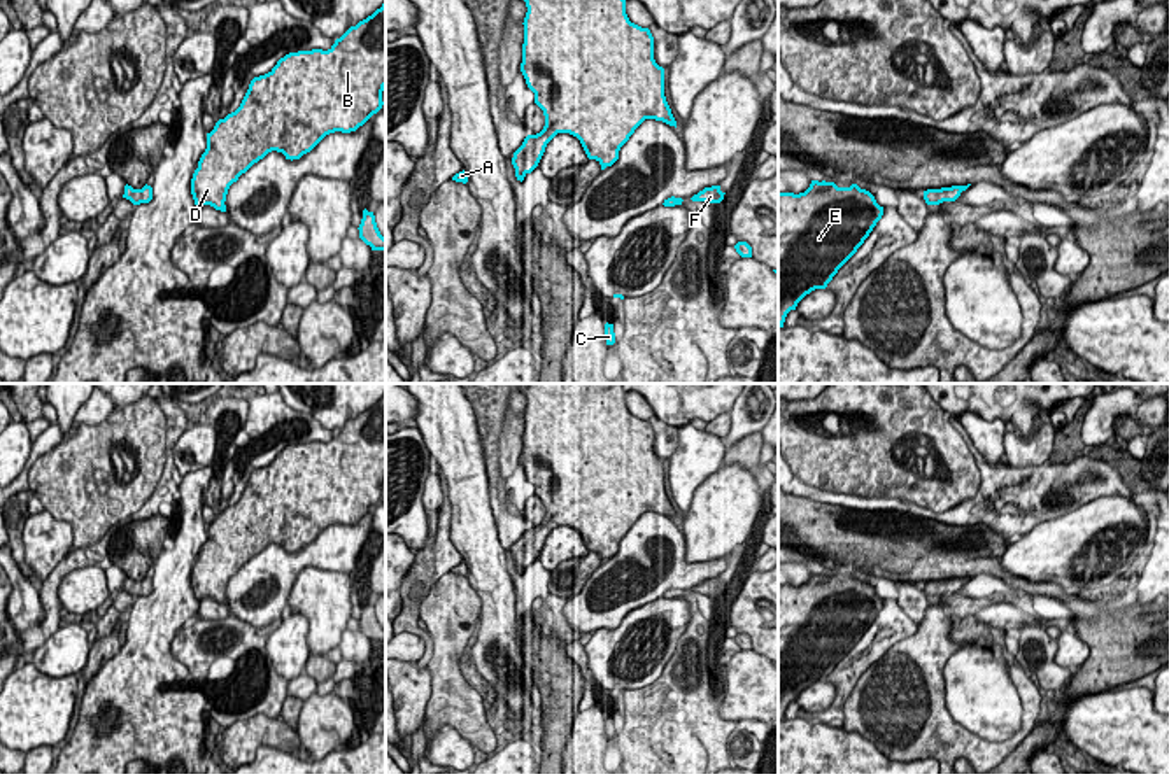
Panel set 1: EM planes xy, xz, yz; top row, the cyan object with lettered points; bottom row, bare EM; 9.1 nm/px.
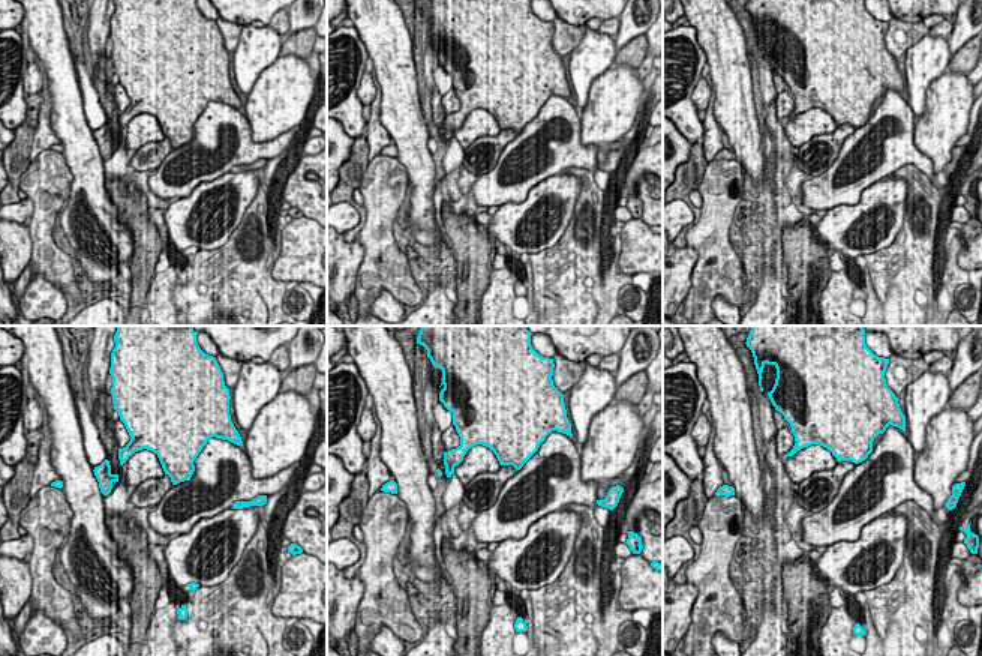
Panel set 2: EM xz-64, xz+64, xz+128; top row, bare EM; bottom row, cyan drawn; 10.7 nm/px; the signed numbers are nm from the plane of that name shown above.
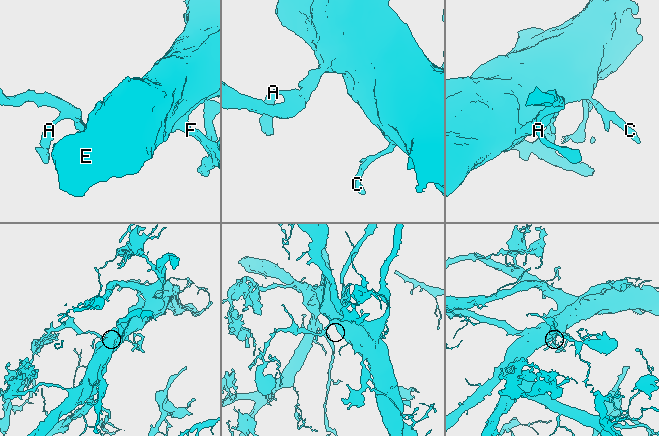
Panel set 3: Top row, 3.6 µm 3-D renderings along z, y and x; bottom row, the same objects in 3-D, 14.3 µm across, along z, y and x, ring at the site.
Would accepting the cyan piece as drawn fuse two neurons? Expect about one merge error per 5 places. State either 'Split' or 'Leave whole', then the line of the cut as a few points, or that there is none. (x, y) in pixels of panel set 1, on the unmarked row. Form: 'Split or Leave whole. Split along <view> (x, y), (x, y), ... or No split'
Leave whole. No split

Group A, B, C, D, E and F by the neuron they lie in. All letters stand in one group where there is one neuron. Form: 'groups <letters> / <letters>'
groups A B C D E F

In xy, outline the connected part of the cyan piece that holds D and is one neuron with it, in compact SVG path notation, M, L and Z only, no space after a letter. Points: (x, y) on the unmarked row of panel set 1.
M386 394L372 408L351 419L328 441L289 445L265 468L254 469L240 499L207 525L207 541L191 571L195 597L226 604L226 587L254 555L277 543L300 552L326 527L351 525L377 506L386 480Z

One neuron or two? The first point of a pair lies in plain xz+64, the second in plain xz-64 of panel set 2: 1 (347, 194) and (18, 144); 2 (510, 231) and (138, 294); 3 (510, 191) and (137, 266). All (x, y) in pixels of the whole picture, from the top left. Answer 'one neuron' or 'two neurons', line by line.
1: one neuron
2: two neurons
3: two neurons

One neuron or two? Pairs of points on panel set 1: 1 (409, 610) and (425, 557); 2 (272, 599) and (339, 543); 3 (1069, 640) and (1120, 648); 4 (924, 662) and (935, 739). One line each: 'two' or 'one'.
1: one
2: one
3: two
4: one

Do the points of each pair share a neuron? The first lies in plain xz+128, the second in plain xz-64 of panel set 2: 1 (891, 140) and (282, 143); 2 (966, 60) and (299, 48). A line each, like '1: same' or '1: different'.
1: same
2: same

